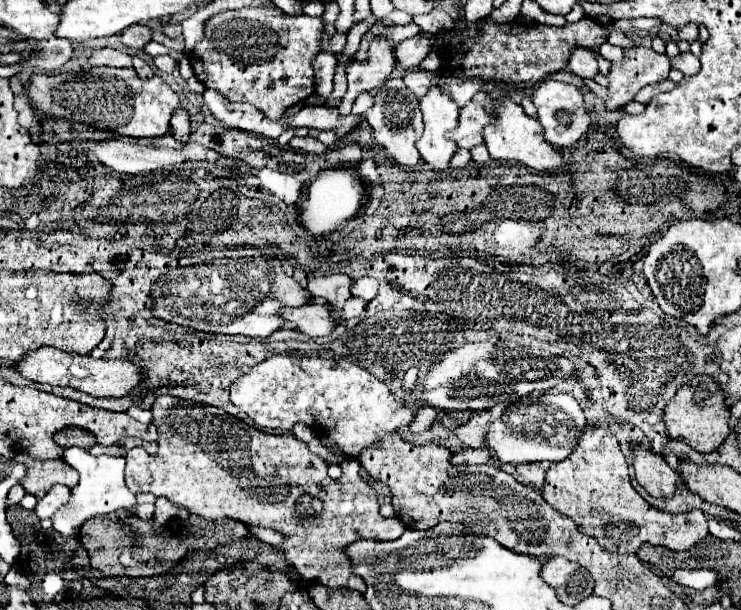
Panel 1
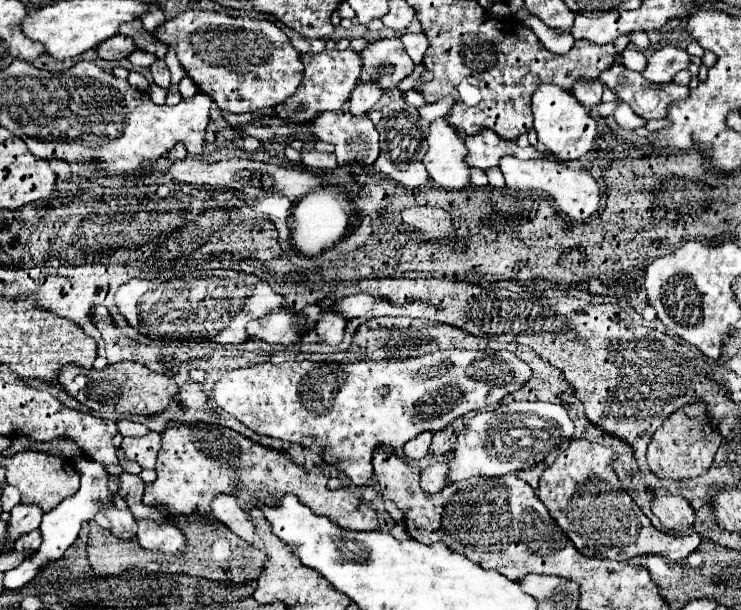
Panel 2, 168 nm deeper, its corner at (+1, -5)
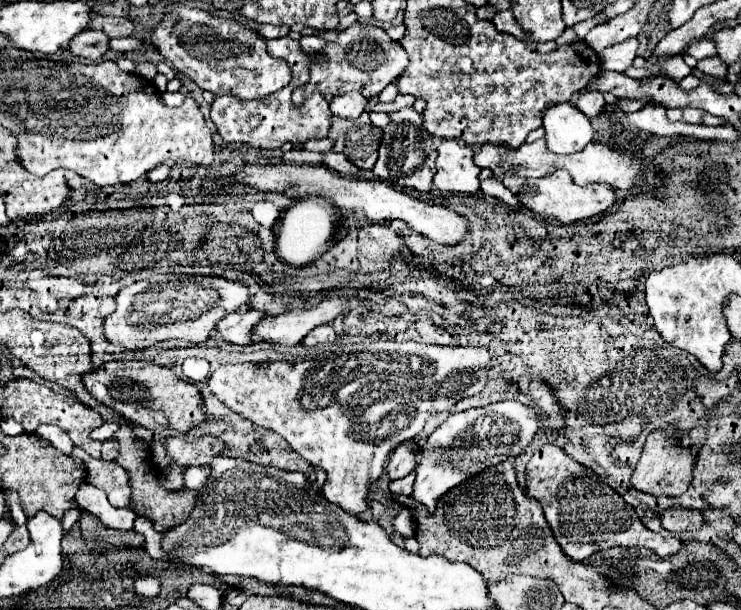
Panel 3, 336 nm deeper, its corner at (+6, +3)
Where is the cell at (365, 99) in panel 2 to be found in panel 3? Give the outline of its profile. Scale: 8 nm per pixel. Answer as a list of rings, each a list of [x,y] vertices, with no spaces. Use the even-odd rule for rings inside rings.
[[[344,93],[344,95],[336,95],[332,101],[330,101],[330,109],[336,117],[342,117],[342,119],[356,119],[364,113],[366,109],[366,99],[360,99],[360,95],[356,93]]]

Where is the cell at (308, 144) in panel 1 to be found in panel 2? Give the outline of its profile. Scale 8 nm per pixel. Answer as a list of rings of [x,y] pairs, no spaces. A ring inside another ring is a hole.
[[[303,151],[301,163],[309,169],[337,169],[337,159],[333,153],[321,153],[321,151]]]

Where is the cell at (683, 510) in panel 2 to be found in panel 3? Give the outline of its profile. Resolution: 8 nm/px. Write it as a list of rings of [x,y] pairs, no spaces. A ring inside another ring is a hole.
[[[668,509],[660,513],[662,527],[670,533],[684,533],[684,531],[698,531],[704,523],[704,517],[700,511],[688,511],[688,509]]]

